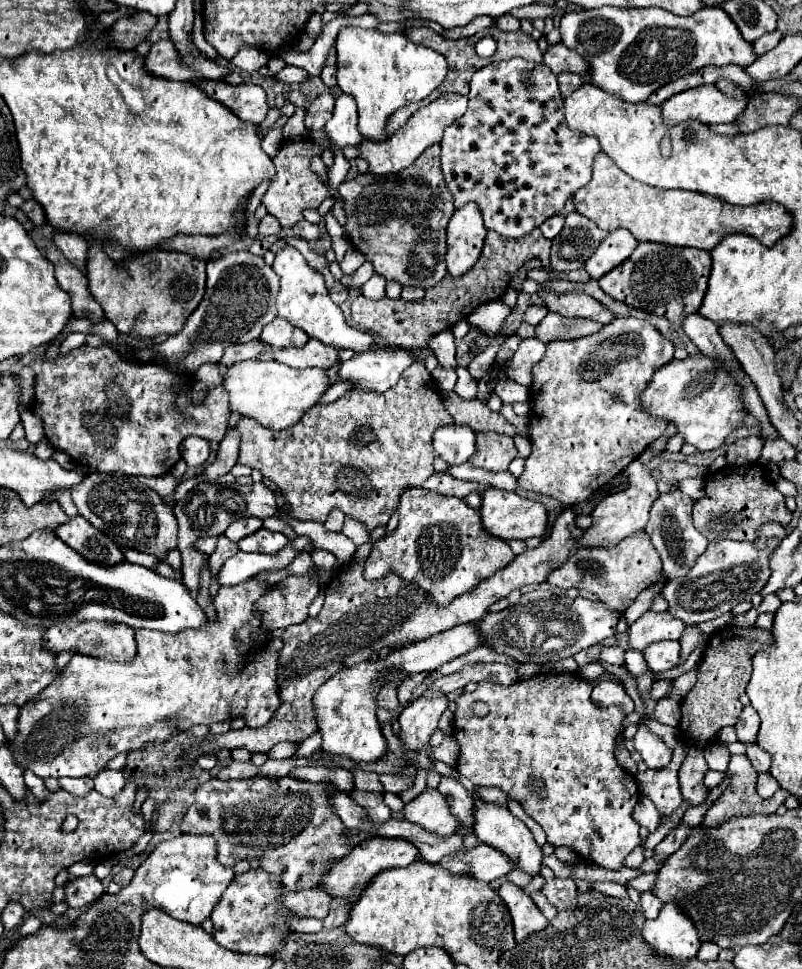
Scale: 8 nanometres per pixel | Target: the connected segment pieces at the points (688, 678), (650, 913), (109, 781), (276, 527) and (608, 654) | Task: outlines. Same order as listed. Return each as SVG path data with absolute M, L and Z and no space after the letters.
M694 665L694 669L680 675L678 679L674 679L674 689L672 689L672 693L668 697L676 699L676 701L682 701L684 695L688 693L688 689L696 683L696 675L698 675L698 665Z
M644 891L640 897L642 897L640 905L642 905L642 909L644 909L646 919L654 919L654 917L658 917L660 909L664 907L664 903L662 903L654 893L650 893L650 891Z
M104 769L94 777L94 785L96 785L94 789L102 795L116 795L124 787L124 783L126 779L122 771L114 771L114 769Z
M272 516L263 520L263 527L275 532L283 532L289 539L296 537L296 532L282 519Z
M604 647L600 659L606 661L606 663L624 665L624 649L622 649L622 647Z

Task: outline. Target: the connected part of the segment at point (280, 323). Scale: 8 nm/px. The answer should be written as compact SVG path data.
M278 317L274 323L268 323L264 327L260 339L274 347L298 347L308 341L308 337L306 337L306 333L302 333L302 329L294 327L292 323L288 323L282 317Z

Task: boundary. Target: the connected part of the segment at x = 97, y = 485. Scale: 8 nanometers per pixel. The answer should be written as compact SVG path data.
M90 473L80 485L72 489L72 499L78 507L78 513L86 521L94 523L94 527L102 529L102 533L106 533L116 545L152 553L164 561L164 555L176 547L178 521L172 507L166 505L158 493L138 485L138 479L132 475Z

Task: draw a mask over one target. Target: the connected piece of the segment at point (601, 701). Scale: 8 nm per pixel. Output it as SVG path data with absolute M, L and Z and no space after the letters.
M600 681L598 685L594 685L592 701L598 707L610 707L614 703L620 703L626 707L626 713L634 711L634 701L630 699L630 695L624 691L624 687L618 681Z

